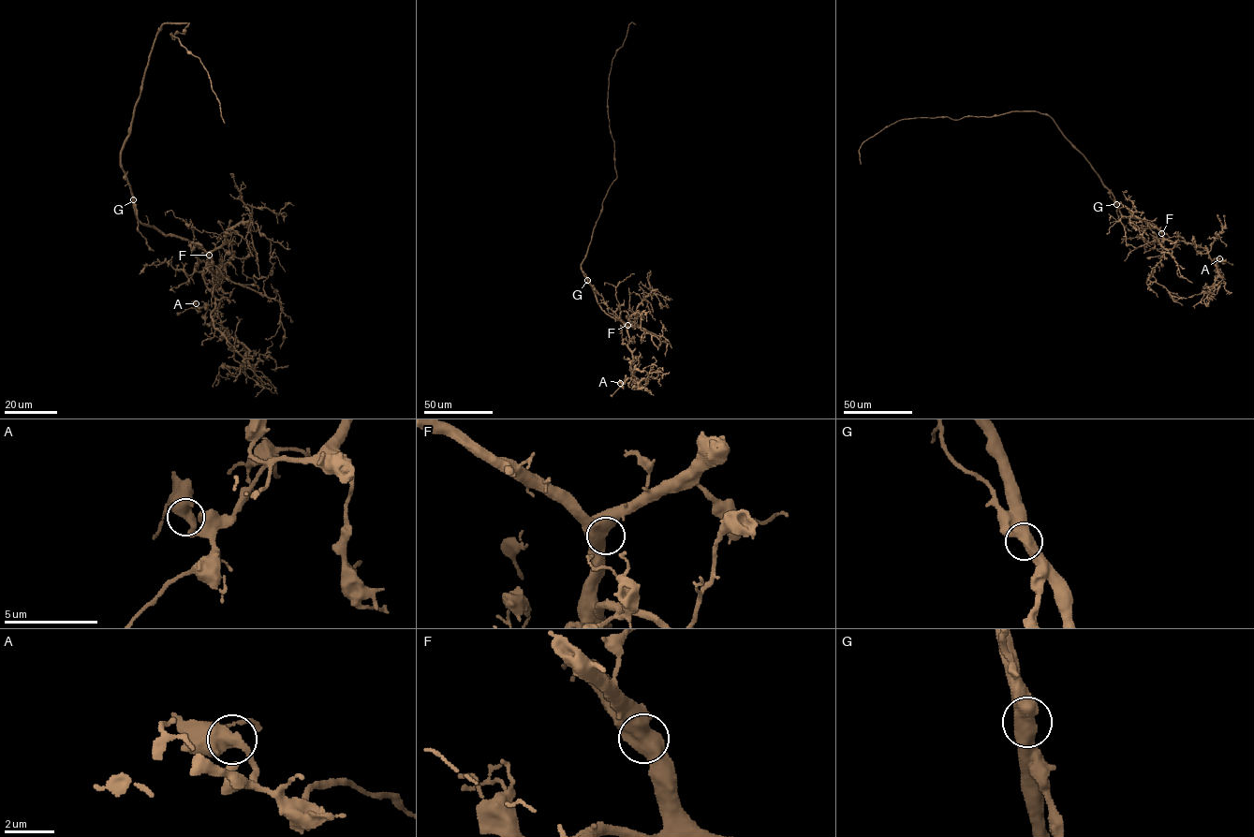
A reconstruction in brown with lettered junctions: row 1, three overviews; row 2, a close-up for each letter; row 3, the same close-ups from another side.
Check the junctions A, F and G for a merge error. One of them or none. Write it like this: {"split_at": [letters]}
{"split_at": ["G"]}

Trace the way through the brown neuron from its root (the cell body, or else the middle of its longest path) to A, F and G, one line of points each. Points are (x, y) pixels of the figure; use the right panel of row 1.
A: (1082, 154), (1111, 193), (1122, 215), (1151, 223), (1165, 238), (1196, 243), (1208, 252), (1214, 262), (1219, 258)
F: (1082, 154), (1111, 193), (1122, 215), (1151, 223), (1161, 233)
G: (1082, 154), (1116, 204)

